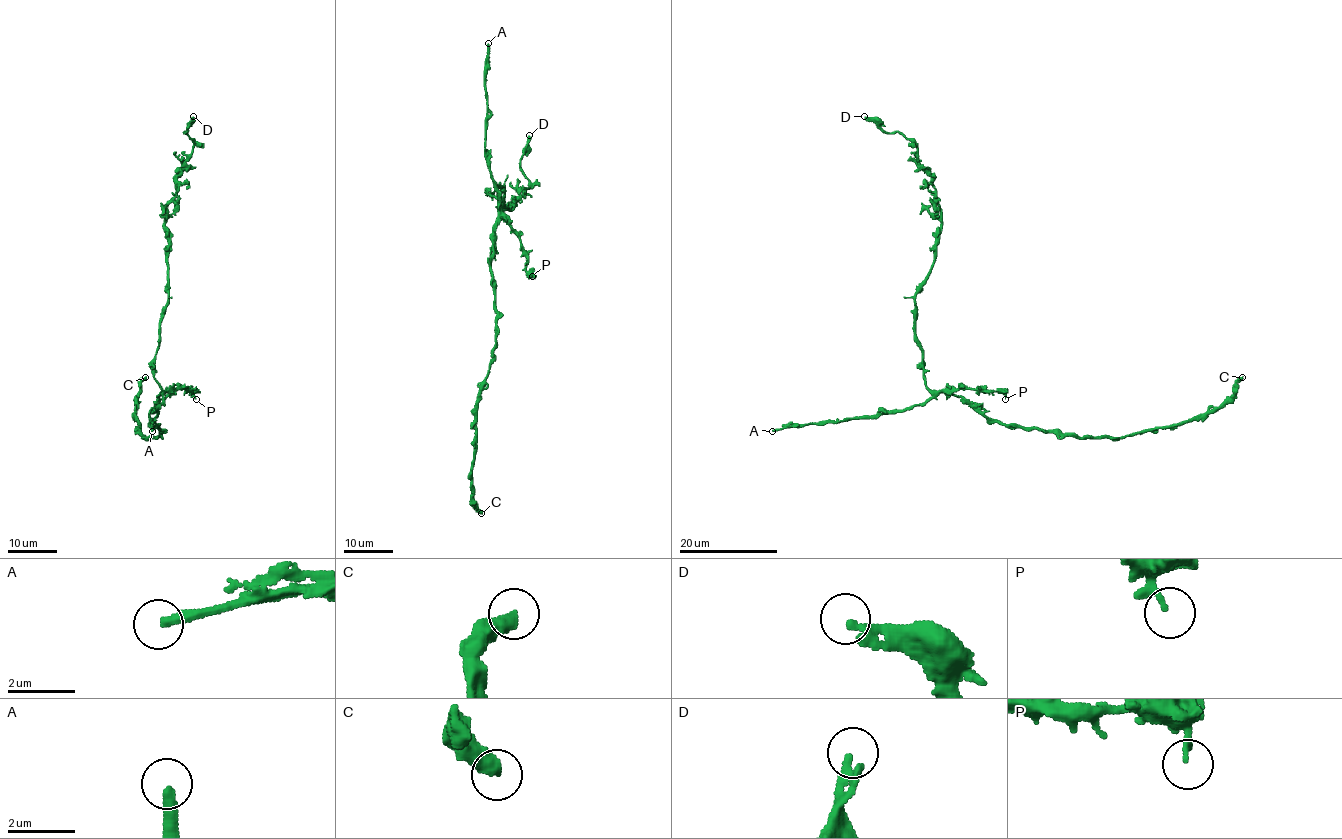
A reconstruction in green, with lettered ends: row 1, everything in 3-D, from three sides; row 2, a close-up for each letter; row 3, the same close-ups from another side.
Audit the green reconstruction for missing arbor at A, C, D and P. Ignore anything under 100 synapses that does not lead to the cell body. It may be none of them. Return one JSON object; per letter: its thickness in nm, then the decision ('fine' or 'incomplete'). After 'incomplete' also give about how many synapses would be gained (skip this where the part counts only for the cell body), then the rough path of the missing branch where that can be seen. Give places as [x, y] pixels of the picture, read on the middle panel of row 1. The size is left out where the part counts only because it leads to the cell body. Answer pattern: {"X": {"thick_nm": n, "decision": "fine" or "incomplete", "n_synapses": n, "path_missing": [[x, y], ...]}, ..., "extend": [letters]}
{"A": {"thick_nm": 320, "decision": "incomplete", "n_synapses": 200}, "C": {"thick_nm": 480, "decision": "fine"}, "D": {"thick_nm": 280, "decision": "fine"}, "P": {"thick_nm": 170, "decision": "fine"}, "extend": ["A"]}

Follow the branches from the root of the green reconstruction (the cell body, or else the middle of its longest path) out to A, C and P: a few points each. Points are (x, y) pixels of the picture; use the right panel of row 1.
A: (938, 391), (923, 402), (902, 410), (846, 417), (841, 421), (783, 426), (772, 431)
C: (938, 391), (961, 395), (1007, 425), (1118, 438), (1203, 418), (1234, 393), (1242, 377)
P: (938, 391), (1000, 390), (1005, 399)

